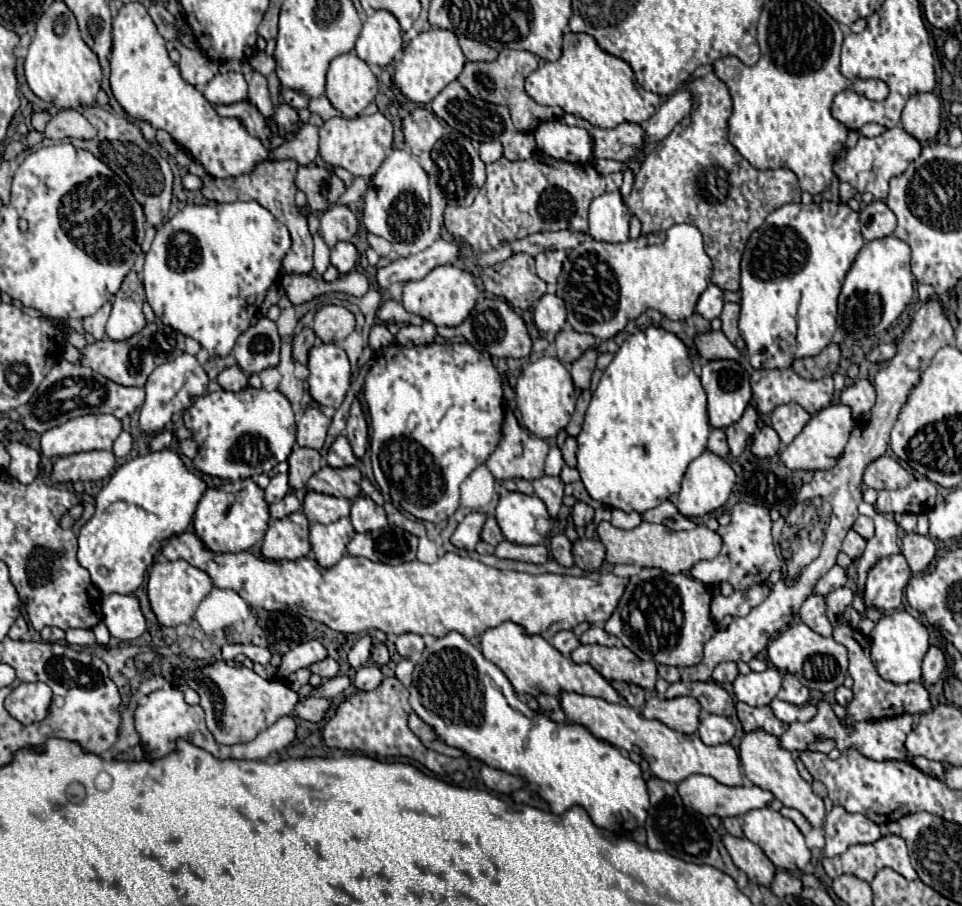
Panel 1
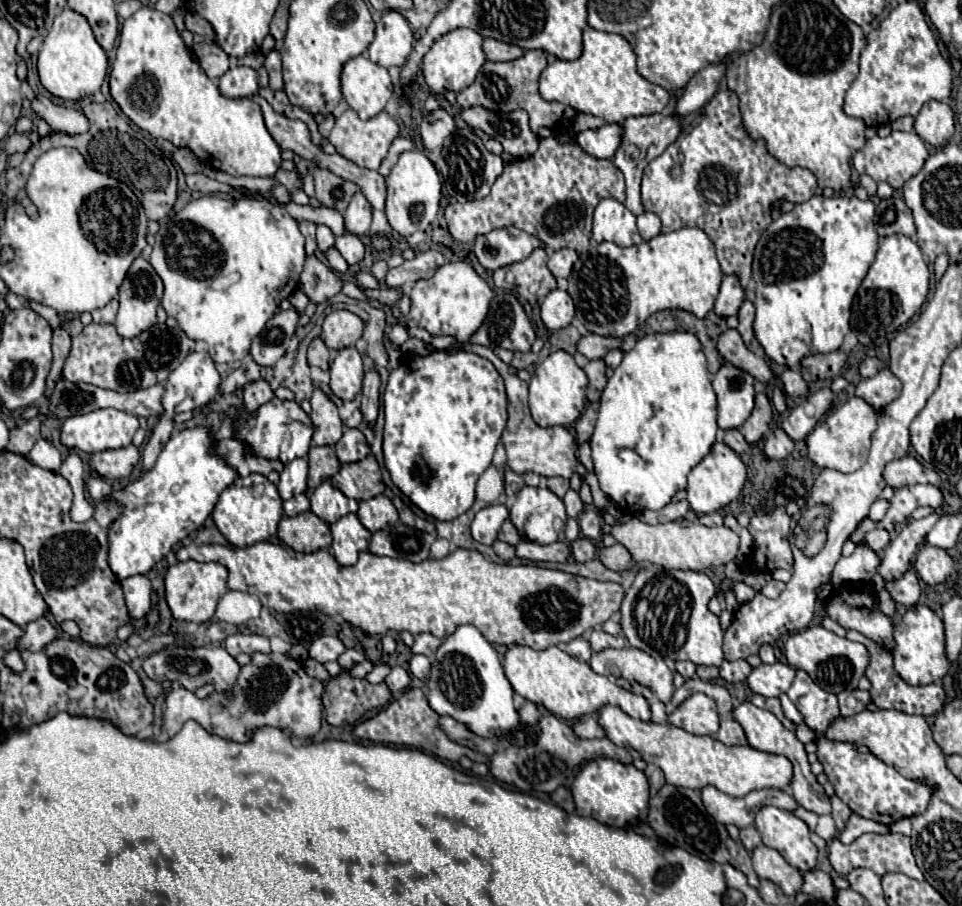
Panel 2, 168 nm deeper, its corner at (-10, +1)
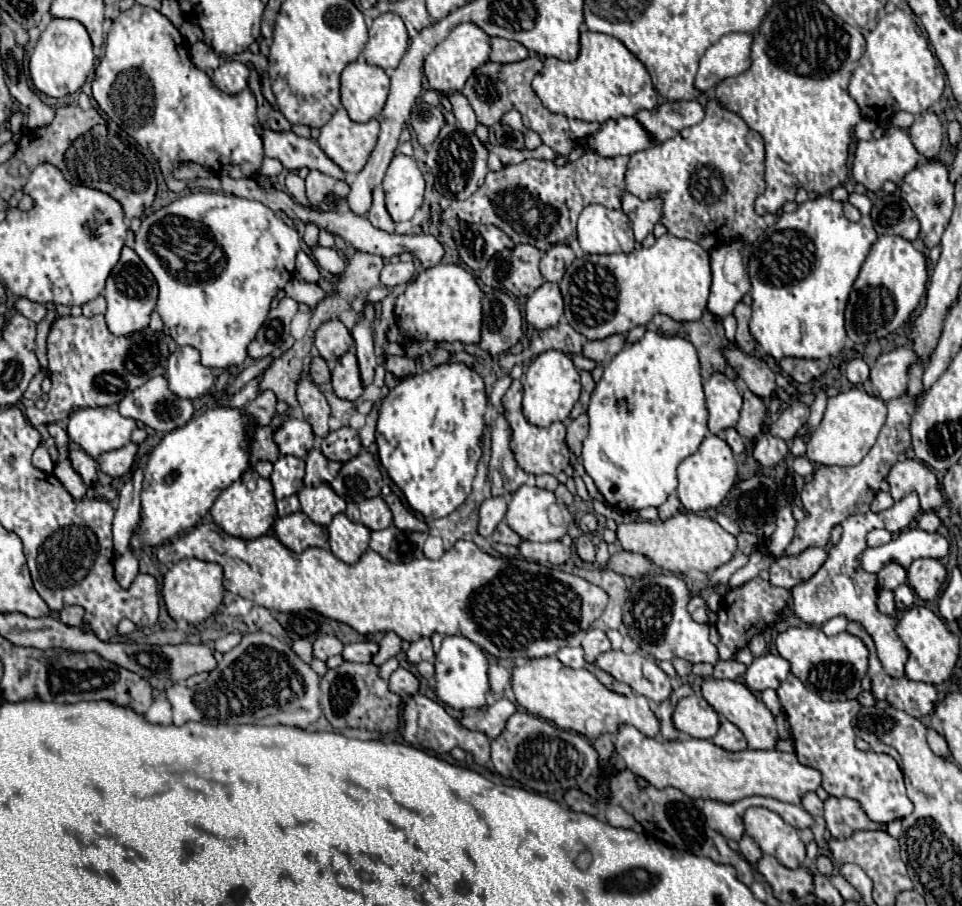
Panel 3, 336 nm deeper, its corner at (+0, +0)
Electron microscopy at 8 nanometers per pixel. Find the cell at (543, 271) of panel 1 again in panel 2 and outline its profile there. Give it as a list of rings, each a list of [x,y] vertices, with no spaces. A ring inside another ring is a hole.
[[[561,249],[549,255],[549,271],[559,279],[559,277],[567,277],[573,269],[573,263],[577,261],[577,253],[573,249]]]

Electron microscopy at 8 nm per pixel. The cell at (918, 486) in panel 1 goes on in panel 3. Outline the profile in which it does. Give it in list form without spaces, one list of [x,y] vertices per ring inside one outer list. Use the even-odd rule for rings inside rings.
[[[911,492],[903,500],[897,500],[889,510],[883,510],[879,514],[867,514],[867,520],[863,520],[863,522],[859,522],[859,516],[851,516],[849,520],[855,518],[855,530],[853,530],[853,522],[851,522],[851,536],[847,536],[847,522],[843,522],[841,524],[843,526],[841,540],[839,540],[837,546],[833,546],[829,550],[829,558],[821,566],[821,570],[809,582],[803,582],[803,584],[799,584],[791,590],[791,598],[793,598],[791,606],[793,606],[795,614],[811,626],[821,626],[823,622],[827,622],[835,616],[845,616],[847,620],[861,624],[867,630],[867,634],[873,638],[875,648],[877,648],[877,656],[879,656],[885,672],[893,678],[903,678],[903,668],[905,668],[905,662],[907,662],[907,650],[903,648],[901,640],[895,634],[895,618],[885,616],[877,610],[875,600],[877,600],[879,586],[877,586],[875,574],[865,572],[859,566],[857,556],[867,548],[865,546],[865,534],[869,530],[885,528],[885,530],[897,534],[911,524],[911,520],[915,518],[915,514],[919,510],[921,510],[919,498],[915,496],[915,492]]]

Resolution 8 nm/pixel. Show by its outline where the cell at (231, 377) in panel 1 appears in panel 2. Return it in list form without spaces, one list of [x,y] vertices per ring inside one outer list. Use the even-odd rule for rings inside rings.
[[[263,379],[245,385],[243,395],[245,395],[245,405],[247,405],[249,415],[255,415],[261,405],[265,405],[267,401],[271,401],[275,397],[271,385],[267,381],[263,381]]]

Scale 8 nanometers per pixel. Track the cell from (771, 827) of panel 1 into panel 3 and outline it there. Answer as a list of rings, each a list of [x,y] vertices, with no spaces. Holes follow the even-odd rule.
[[[749,808],[743,818],[745,832],[757,842],[763,854],[775,856],[783,866],[793,870],[803,866],[805,844],[801,842],[797,828],[767,808]]]

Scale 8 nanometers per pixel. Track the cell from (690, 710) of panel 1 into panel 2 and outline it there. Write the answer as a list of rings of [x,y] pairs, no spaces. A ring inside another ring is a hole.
[[[695,693],[669,715],[669,723],[693,735],[715,735],[719,731],[719,711],[713,699]]]

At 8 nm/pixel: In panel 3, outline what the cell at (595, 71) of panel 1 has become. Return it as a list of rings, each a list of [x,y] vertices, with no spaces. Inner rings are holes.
[[[591,30],[581,32],[577,60],[563,62],[557,58],[545,58],[543,70],[533,80],[533,90],[551,112],[599,124],[611,118],[635,116],[639,110],[651,110],[657,106],[657,90],[645,66],[617,38]]]

